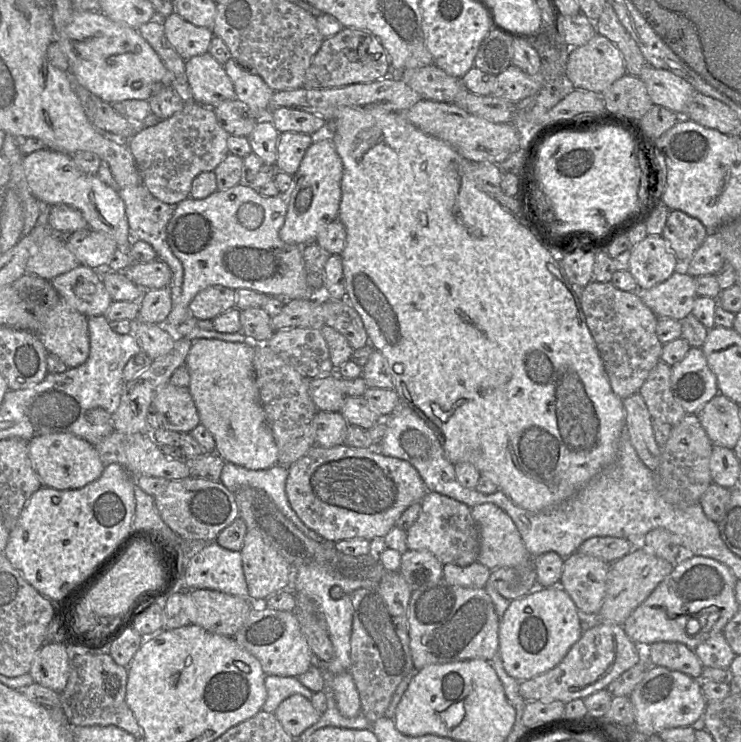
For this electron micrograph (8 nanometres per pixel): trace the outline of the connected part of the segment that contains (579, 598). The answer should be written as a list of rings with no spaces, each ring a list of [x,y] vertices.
[[[579,552],[564,558],[559,584],[583,614],[597,615],[600,611],[610,564]]]

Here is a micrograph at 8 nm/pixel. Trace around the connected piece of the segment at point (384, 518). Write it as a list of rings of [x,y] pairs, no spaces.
[[[346,444],[333,447],[314,445],[288,470],[286,494],[292,509],[311,530],[331,542],[346,539],[383,538],[401,514],[412,504],[420,503],[427,488],[418,471],[409,462],[382,454],[374,448],[355,448]]]

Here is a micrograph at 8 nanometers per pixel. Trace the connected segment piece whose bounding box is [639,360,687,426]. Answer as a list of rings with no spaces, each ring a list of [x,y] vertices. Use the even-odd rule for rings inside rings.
[[[660,360],[649,373],[639,393],[653,420],[660,420],[674,426],[687,413],[671,391],[670,376],[671,366]]]

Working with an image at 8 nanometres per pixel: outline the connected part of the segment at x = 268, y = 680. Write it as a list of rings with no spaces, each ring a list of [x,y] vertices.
[[[268,675],[265,678],[267,698],[261,710],[274,713],[279,704],[293,694],[311,699],[313,692],[300,683],[297,677]]]

